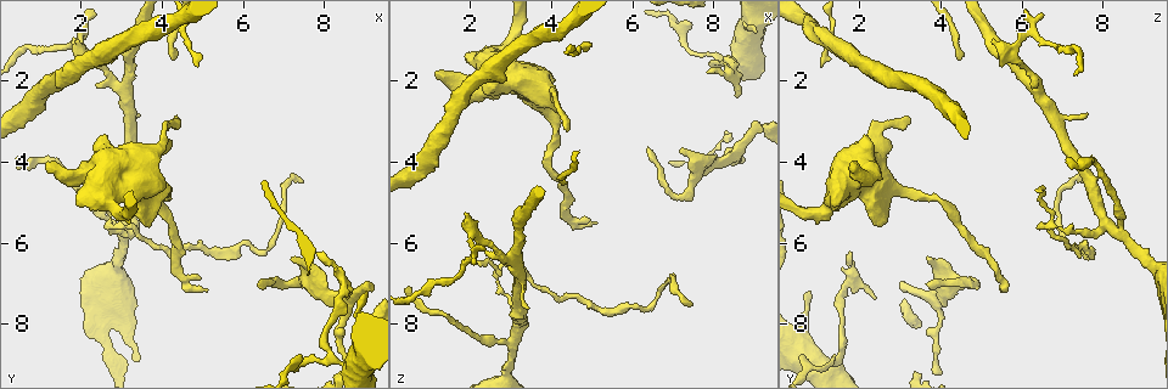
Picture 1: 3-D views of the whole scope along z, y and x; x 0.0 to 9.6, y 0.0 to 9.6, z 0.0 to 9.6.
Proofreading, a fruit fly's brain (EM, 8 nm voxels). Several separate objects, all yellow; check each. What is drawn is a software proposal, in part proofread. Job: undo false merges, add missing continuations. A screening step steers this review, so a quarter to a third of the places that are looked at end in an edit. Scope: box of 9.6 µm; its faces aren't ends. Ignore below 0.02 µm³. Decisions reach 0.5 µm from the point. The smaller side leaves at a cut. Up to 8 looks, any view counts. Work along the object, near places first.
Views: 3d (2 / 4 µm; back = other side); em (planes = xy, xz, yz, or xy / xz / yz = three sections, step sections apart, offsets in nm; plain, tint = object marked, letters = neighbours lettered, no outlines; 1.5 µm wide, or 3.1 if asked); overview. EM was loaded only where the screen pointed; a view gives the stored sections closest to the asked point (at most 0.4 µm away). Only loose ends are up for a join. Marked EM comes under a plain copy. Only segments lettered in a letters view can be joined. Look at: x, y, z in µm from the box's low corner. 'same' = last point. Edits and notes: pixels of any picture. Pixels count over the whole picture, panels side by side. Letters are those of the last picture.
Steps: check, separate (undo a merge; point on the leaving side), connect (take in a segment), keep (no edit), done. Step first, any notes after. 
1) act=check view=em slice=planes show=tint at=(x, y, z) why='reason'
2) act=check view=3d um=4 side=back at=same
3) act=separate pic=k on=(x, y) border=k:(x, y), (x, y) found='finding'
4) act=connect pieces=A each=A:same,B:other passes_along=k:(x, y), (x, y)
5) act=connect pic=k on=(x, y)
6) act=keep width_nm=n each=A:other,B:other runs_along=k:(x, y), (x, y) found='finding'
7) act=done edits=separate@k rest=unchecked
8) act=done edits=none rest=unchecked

act=check view=em slice=planes show=letters at=(5.05, 7.20, 5.50) why='branch stops here'

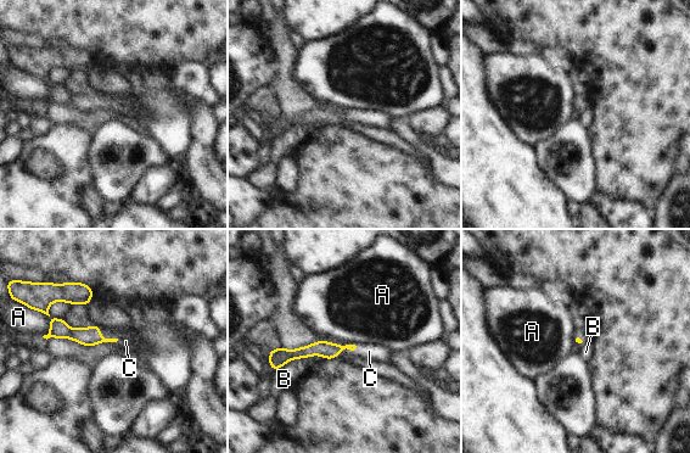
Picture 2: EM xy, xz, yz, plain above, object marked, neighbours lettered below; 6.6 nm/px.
act=connect pieces=C each=A:other,B:other,C:same passes_along=2:(90, 336), (106, 339), (125, 341) found='it goes on there'

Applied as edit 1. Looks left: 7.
act=check view=em slice=planes show=tint at=(9.10, 6.90, 3.00) why='branch stops here'

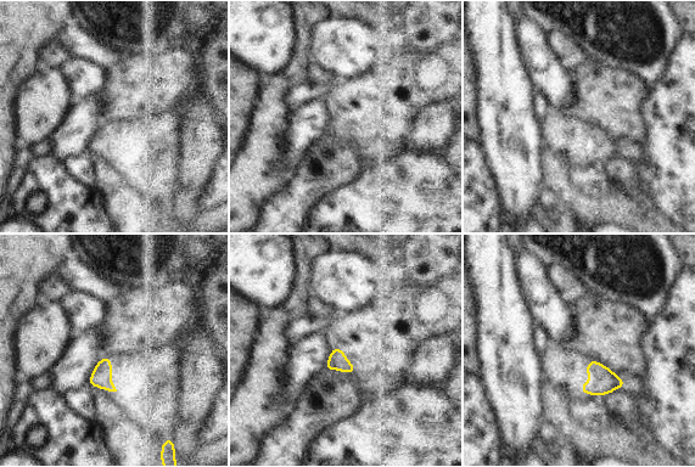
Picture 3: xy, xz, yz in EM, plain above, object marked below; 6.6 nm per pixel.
act=check view=em slice=planes show=letters at=same

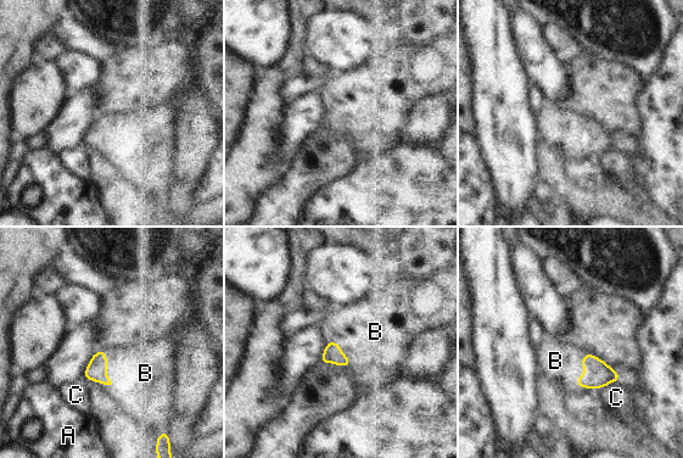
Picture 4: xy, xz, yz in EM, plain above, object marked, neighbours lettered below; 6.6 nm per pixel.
act=connect pieces=B each=A:other,B:same,C:other passes_along=4:(98, 366), (107, 366), (144, 373) found='the neuron continues'

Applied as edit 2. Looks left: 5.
act=check view=overview why='redraw'

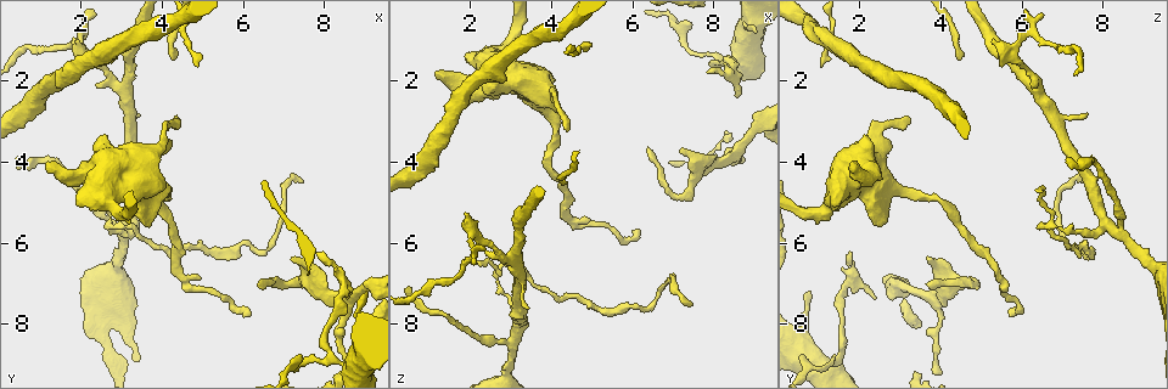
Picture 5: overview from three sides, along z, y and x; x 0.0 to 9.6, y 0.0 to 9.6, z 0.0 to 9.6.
act=check view=3d um=2 at=(3.60, 5.55, 2.45) why='thick end'

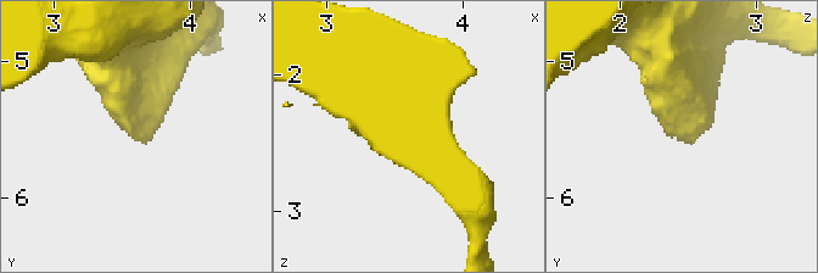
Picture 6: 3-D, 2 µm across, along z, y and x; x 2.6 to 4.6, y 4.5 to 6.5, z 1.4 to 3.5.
act=check view=em slice=xy step=4 show=tint at=(3.62, 5.60, 2.48)

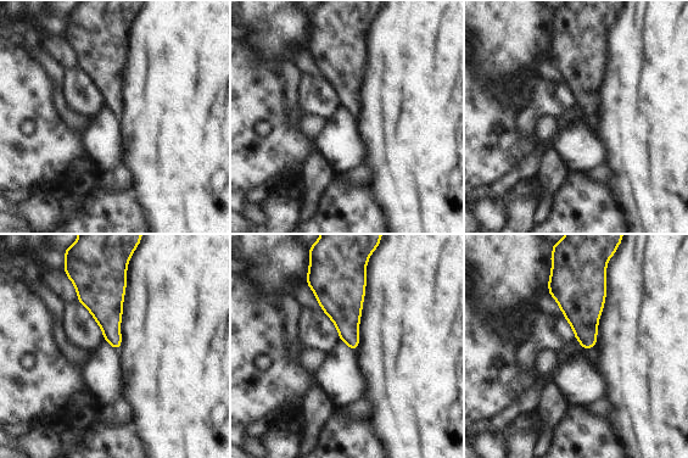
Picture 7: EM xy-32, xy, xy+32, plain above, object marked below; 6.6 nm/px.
act=check view=em slice=planes show=letters at=same

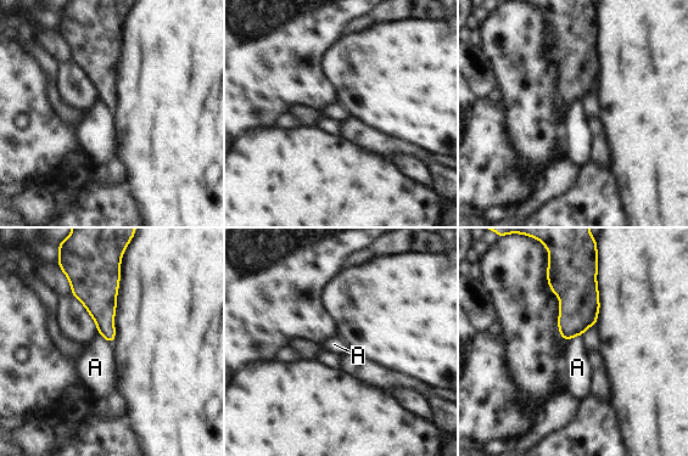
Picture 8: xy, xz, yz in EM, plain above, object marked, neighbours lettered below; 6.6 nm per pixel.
act=keep longest_contact=A:120nm each=A:other border=8:(581, 335), (576, 335), (566, 342) found='no lettered segment goes on from it'

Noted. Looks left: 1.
act=done edits=connect@2,connect@4 rest=unchecked

